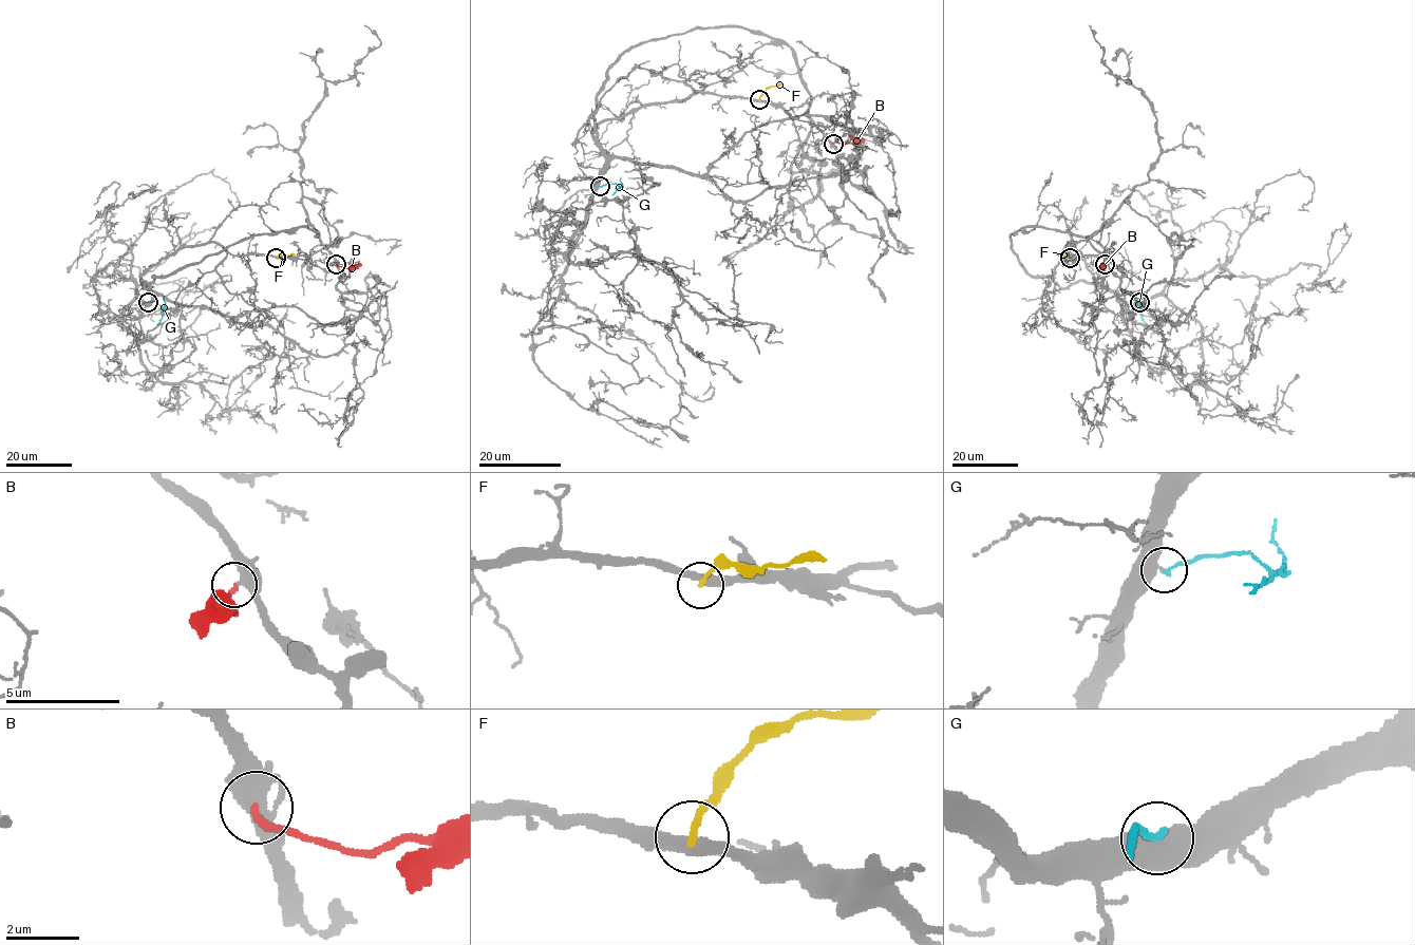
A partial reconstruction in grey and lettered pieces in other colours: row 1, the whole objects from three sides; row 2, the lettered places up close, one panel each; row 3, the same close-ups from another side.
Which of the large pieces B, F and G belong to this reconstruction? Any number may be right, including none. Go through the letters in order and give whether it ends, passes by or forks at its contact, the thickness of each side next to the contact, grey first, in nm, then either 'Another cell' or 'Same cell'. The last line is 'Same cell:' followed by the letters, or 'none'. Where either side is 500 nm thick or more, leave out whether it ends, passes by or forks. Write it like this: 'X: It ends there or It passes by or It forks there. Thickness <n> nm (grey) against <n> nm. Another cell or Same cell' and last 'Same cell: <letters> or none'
B: It ends there. Thickness 320 nm (grey) against 160 nm. Same cell
F: It ends there. Thickness 360 nm (grey) against 160 nm. Another cell
G: Thickness 550 nm (grey) against 170 nm. Same cell
Same cell: B, G

